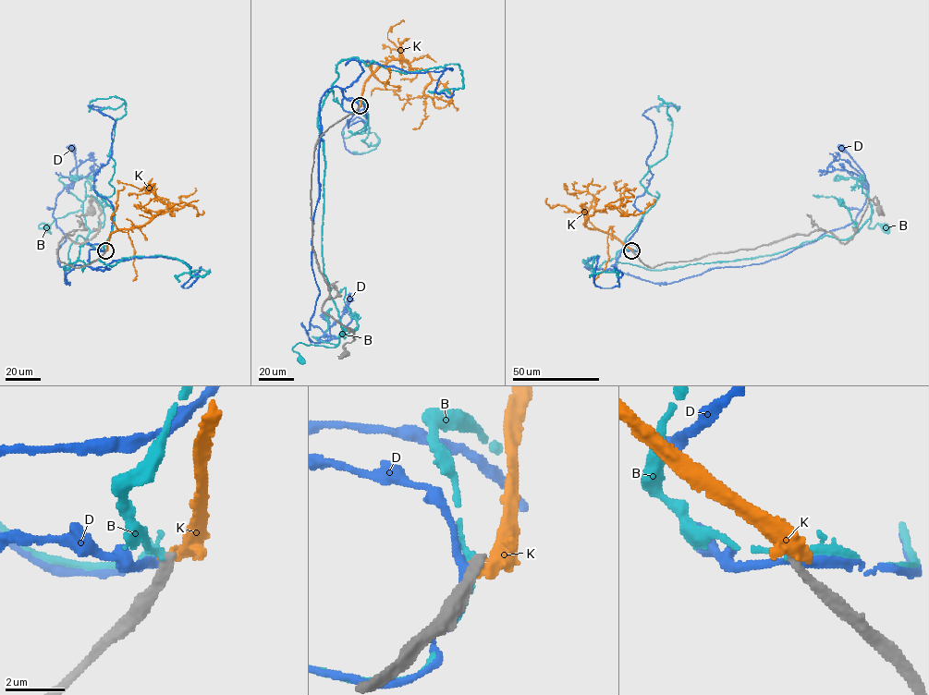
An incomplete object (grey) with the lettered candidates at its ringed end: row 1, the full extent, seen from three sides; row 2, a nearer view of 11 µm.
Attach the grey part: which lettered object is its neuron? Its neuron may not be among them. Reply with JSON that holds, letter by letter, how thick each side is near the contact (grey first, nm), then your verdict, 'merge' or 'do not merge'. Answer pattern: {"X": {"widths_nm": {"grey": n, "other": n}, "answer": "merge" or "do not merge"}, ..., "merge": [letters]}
{"B": {"widths_nm": {"grey": 360, "other": 240}, "answer": "do not merge"}, "D": {"widths_nm": {"grey": 420, "other": 280}, "answer": "do not merge"}, "K": {"widths_nm": {"grey": 360, "other": 440}, "answer": "do not merge"}, "merge": []}

